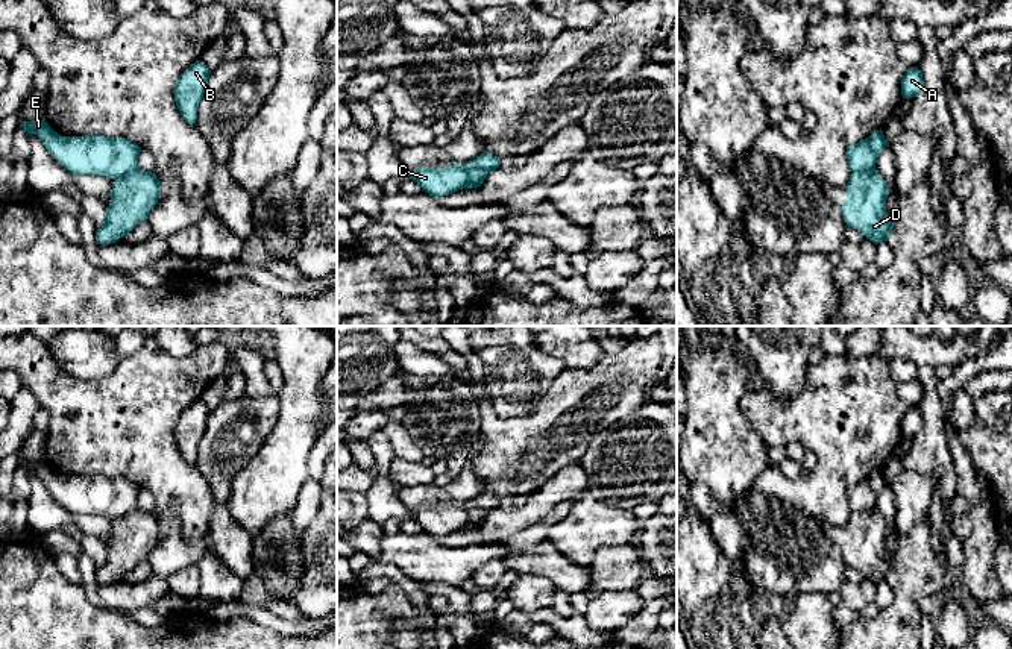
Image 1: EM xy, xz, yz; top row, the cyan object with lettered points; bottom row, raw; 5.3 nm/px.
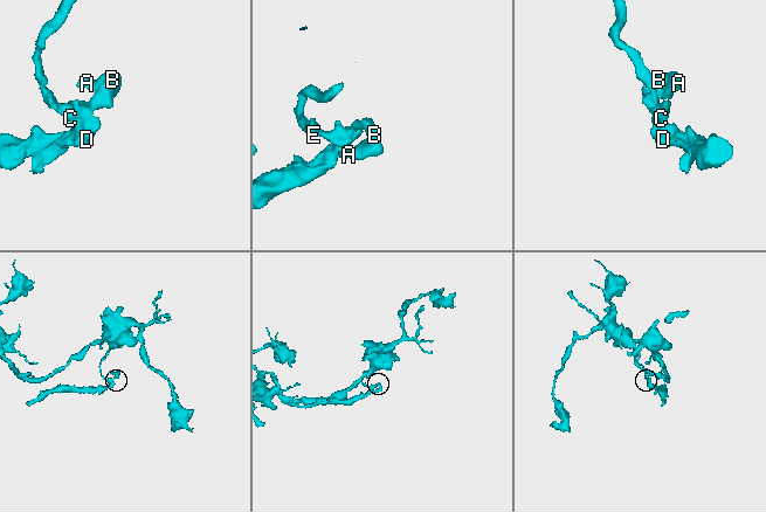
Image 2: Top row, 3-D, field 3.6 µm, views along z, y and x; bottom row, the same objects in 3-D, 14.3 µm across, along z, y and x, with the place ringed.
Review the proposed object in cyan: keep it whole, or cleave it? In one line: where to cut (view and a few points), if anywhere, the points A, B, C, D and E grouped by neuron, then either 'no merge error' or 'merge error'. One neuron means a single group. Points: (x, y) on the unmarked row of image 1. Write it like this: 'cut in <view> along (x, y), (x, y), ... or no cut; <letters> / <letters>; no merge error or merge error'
cut in xz along (466, 504), (468, 522), (463, 526); A B C E / D; merge error

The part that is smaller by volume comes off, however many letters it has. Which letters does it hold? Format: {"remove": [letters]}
{"remove": ["D"]}

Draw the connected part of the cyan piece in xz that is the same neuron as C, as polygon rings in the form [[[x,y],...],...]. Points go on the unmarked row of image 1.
[[[454,503],[445,508],[414,508],[410,519],[417,522],[422,531],[432,537],[449,535],[463,529],[469,520],[467,505]]]

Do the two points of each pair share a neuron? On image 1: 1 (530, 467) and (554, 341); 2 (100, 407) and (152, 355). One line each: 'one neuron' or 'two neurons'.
1: two neurons
2: one neuron

